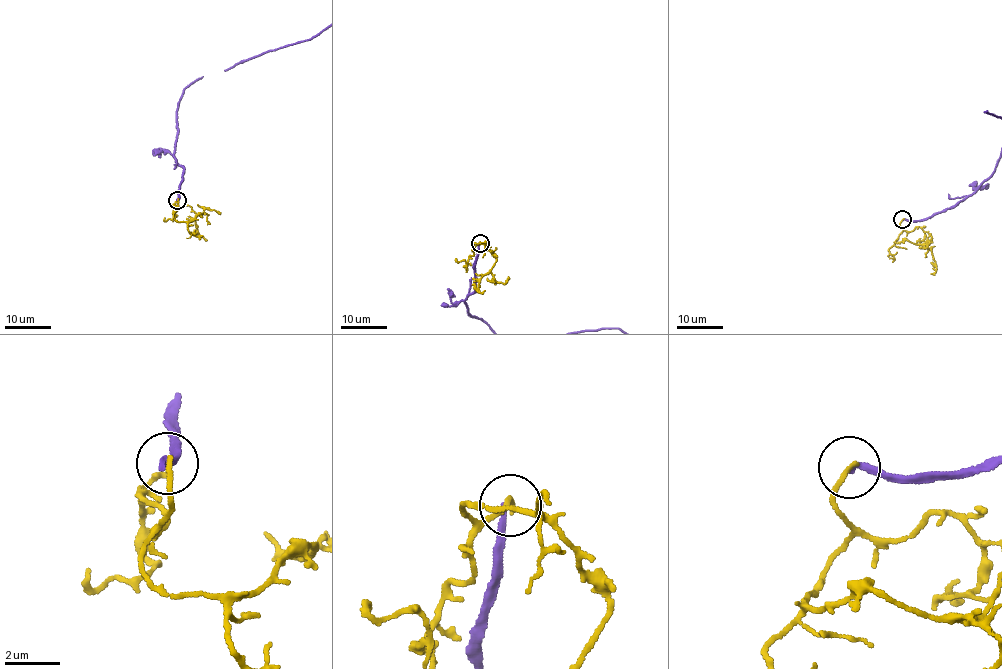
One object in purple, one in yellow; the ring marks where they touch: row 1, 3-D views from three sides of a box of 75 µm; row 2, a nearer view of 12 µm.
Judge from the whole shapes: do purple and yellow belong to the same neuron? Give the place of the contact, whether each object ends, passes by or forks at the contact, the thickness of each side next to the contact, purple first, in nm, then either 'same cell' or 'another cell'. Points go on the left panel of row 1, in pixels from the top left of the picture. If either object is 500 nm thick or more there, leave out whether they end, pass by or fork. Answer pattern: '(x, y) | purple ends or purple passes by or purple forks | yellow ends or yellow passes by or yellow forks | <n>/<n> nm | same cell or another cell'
(177, 200) | purple ends | yellow ends | 200/190 nm | another cell

